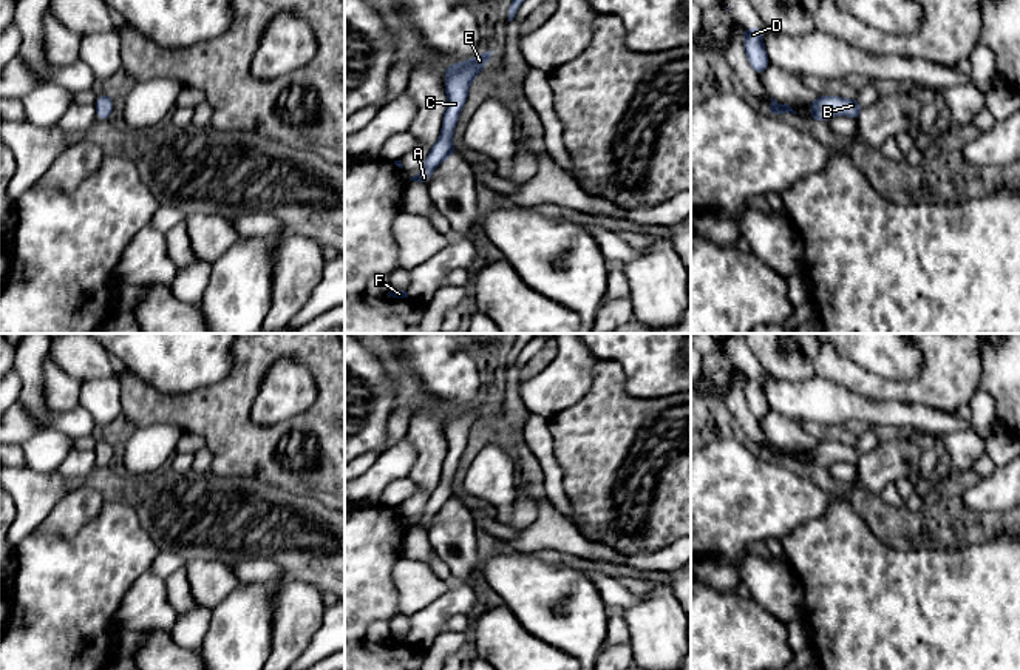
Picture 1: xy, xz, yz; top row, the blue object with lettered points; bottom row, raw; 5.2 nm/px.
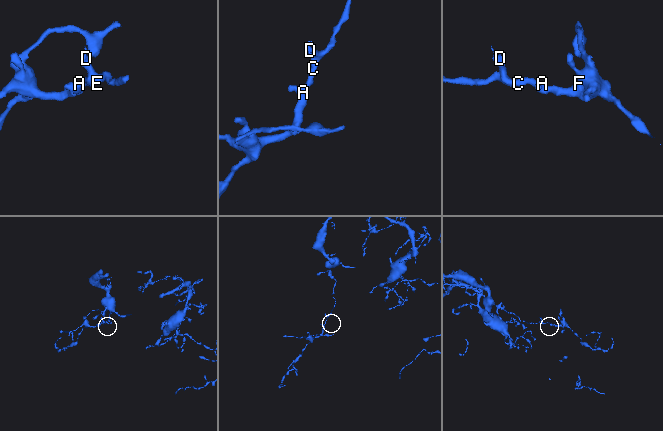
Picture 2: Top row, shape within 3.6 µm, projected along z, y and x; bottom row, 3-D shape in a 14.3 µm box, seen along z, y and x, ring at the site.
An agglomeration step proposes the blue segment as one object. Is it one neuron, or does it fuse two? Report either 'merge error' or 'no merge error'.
no merge error

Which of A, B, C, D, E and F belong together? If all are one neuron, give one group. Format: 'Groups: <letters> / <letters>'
Groups: A B C D E F

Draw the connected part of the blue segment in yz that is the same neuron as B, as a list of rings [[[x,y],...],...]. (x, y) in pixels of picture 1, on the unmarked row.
[[[828,440],[819,442],[808,451],[811,454],[810,468],[831,465],[838,460],[858,465],[862,459],[862,452],[855,445],[841,445]]]

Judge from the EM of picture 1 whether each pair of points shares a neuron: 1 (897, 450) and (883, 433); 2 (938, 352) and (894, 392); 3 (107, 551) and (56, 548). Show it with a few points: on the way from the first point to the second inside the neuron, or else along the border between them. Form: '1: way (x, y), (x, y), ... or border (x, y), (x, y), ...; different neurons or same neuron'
1: border (903, 436), (881, 442); different neurons
2: way (938, 366), (912, 392), (907, 392); same neuron
3: way (95, 551), (68, 551); same neuron

